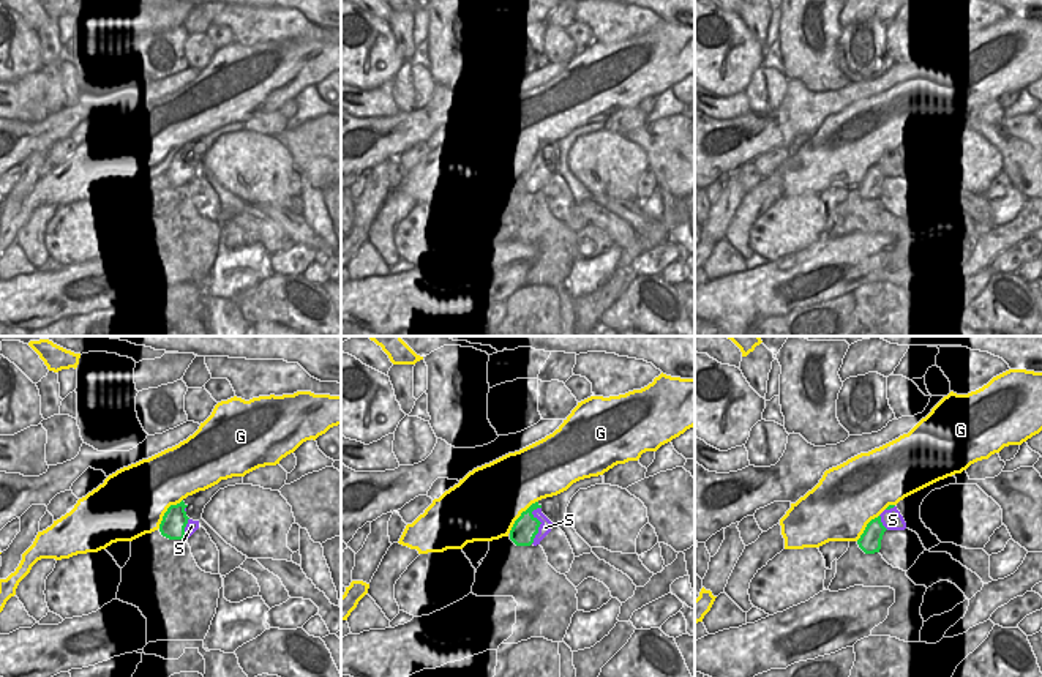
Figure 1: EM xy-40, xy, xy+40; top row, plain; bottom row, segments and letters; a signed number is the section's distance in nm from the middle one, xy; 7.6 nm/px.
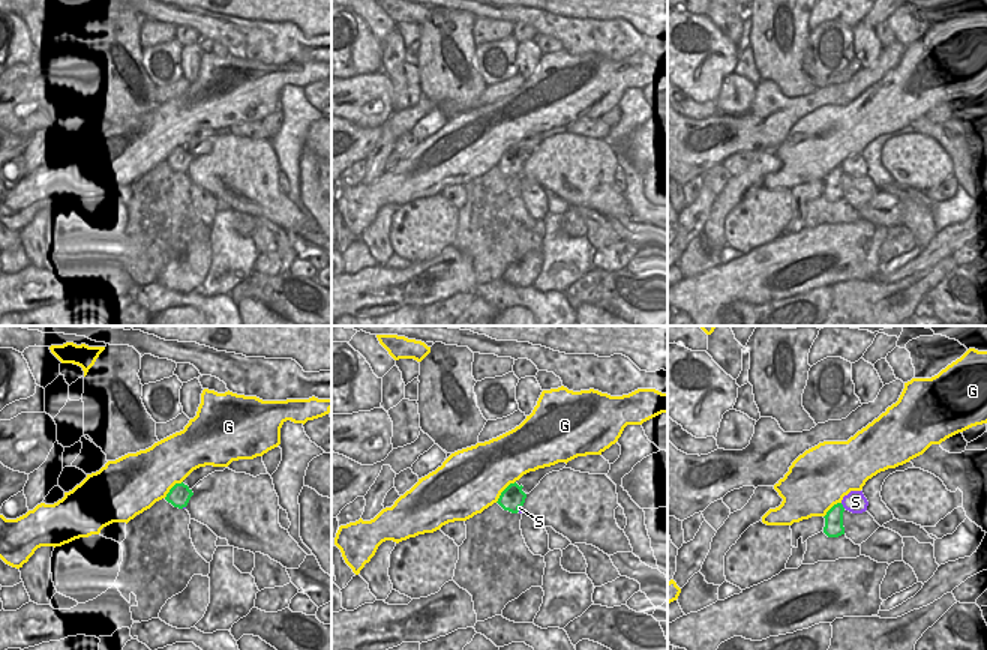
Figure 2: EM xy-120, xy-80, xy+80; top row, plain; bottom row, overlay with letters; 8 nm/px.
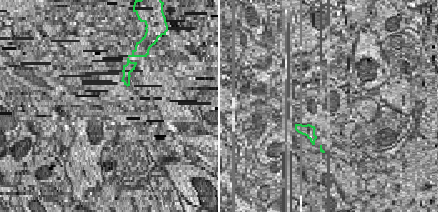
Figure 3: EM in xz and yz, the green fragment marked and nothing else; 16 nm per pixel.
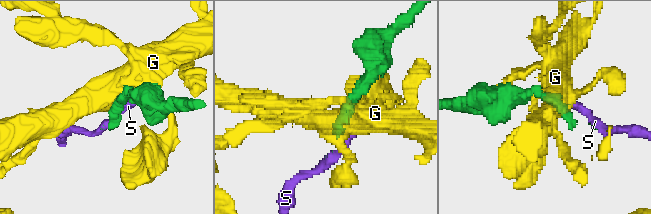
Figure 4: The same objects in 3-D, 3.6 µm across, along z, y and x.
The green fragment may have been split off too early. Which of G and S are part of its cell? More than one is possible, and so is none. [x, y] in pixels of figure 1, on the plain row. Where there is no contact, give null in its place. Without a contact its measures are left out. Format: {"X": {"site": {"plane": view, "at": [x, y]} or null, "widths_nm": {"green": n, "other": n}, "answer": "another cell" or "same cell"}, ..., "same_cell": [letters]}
{"G": {"site": {"plane": "xy", "at": [521, 161]}, "widths_nm": {"green": 190, "other": 480}, "answer": "another cell"}, "S": {"site": {"plane": "xy", "at": [540, 169]}, "widths_nm": {"green": 190, "other": 100}, "answer": "another cell"}, "same_cell": []}

